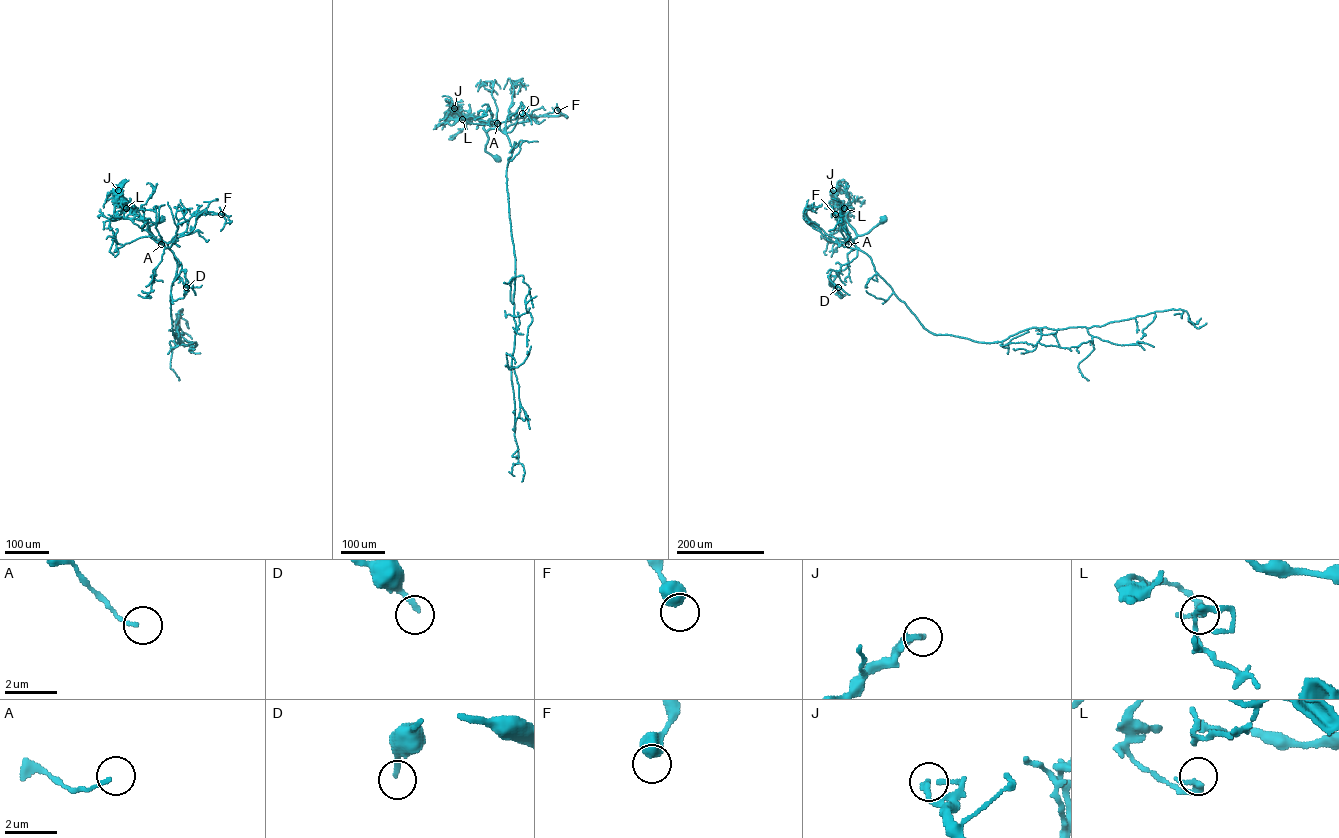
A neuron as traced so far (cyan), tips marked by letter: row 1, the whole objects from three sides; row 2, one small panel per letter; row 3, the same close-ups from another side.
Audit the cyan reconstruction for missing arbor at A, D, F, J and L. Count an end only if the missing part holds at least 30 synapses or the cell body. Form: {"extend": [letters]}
{"extend": []}

